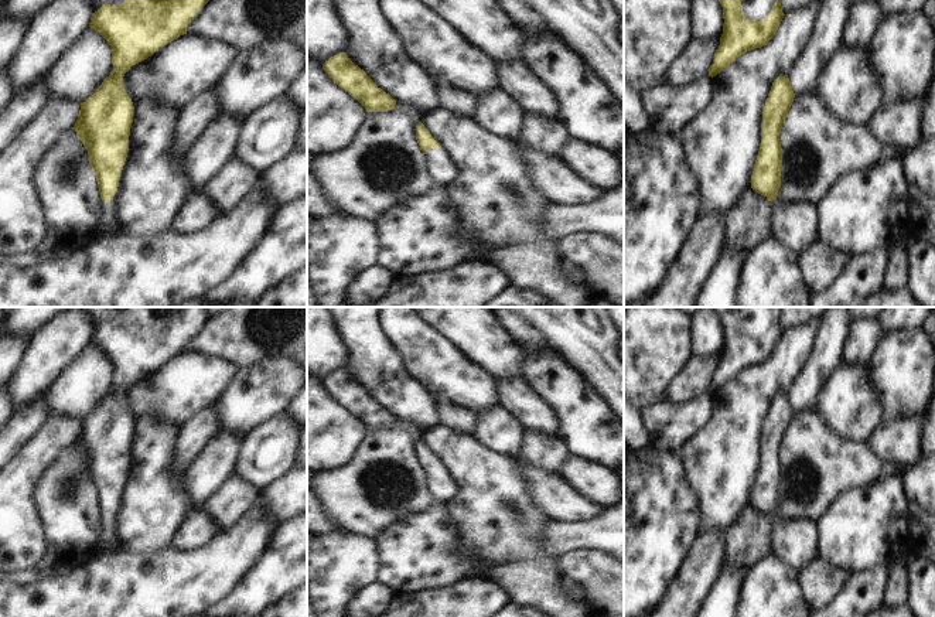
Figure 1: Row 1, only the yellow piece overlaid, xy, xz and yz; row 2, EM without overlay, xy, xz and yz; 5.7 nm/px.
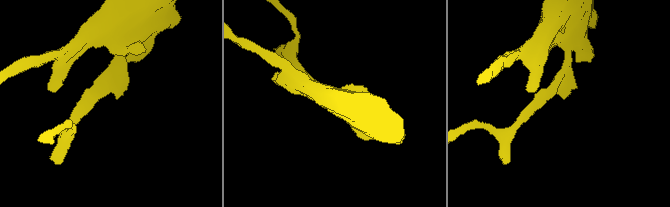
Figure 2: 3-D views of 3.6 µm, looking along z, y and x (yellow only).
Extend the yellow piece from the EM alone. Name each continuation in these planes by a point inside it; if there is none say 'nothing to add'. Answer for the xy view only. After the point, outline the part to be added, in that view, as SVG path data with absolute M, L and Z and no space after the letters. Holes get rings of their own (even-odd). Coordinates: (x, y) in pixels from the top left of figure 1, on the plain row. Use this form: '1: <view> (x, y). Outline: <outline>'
1: xy (108, 524). Outline: M112 517L105 521L105 535L108 539L108 552L113 552L115 542L113 542L113 536L112 536Z

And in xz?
1: xz (439, 484). Outline: M431 466L423 471L426 488L436 502L447 502L454 497L457 485L443 466Z

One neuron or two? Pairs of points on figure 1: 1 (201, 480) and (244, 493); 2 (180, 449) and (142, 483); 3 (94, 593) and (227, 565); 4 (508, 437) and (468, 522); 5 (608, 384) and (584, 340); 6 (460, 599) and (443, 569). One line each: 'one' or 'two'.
1: two
2: two
3: one
4: two
5: one
6: two

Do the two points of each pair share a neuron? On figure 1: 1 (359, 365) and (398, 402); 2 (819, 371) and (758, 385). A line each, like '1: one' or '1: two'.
1: one
2: two

